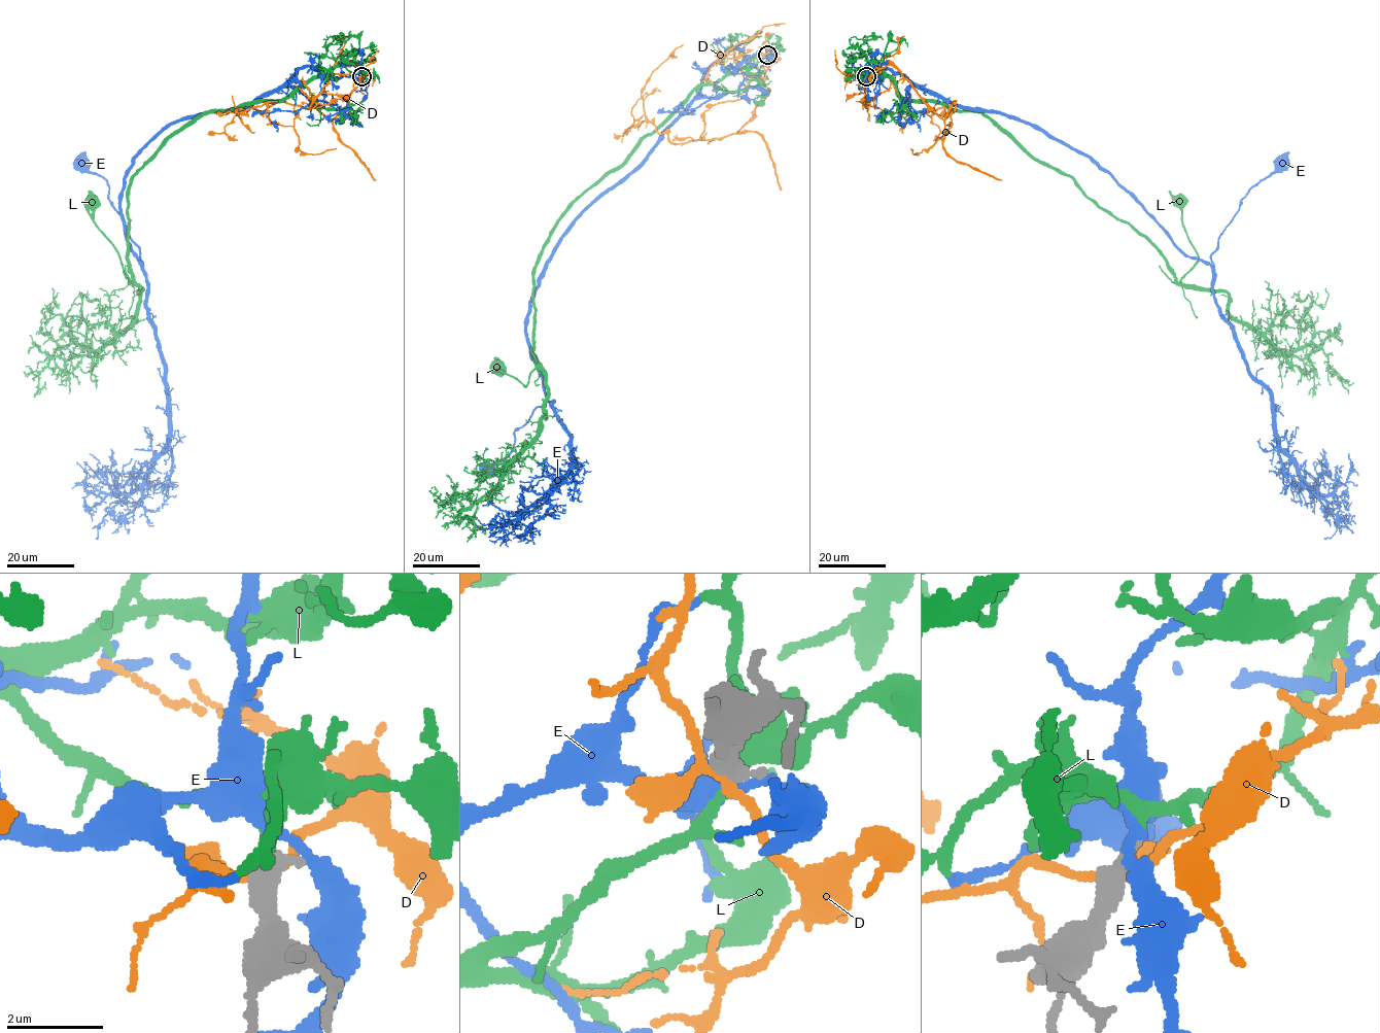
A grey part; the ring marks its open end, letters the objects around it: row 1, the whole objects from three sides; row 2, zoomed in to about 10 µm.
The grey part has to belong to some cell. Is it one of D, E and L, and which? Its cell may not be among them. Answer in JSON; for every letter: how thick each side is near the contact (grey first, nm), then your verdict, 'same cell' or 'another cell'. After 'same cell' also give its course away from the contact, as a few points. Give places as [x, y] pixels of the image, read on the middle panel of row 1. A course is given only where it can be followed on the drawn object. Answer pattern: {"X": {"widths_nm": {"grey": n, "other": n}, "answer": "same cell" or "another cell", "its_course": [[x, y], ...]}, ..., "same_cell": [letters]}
{"D": {"widths_nm": {"grey": 600, "other": 180}, "answer": "another cell"}, "E": {"widths_nm": {"grey": 340, "other": 300}, "answer": "another cell"}, "L": {"widths_nm": {"grey": 340, "other": 170}, "answer": "same cell", "its_course": [[768, 55], [700, 83], [555, 224], [533, 276], [538, 367], [526, 386], [497, 368]]}, "same_cell": ["L"]}

